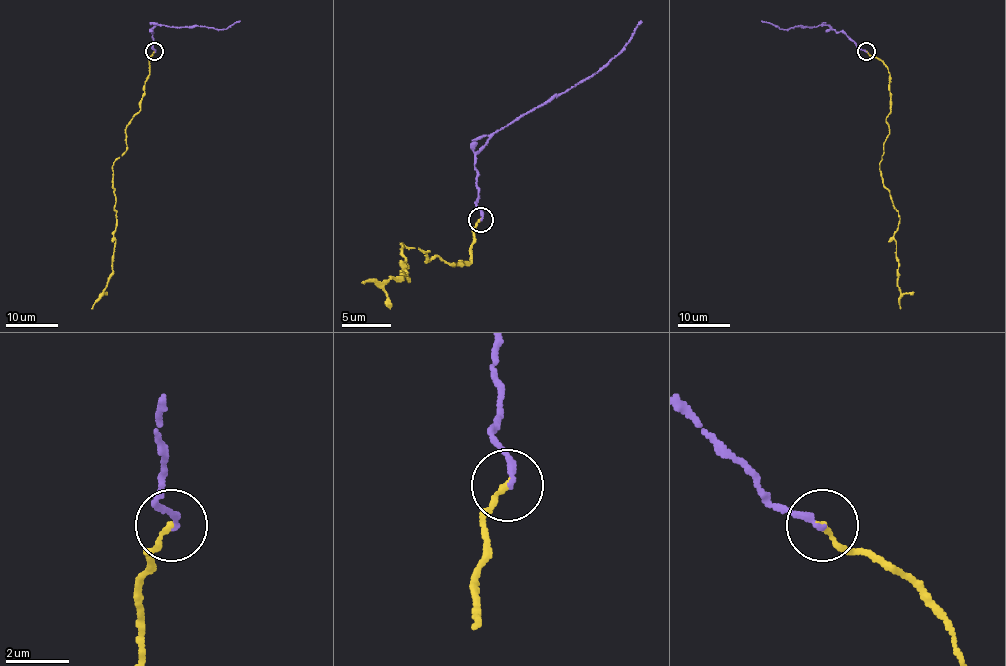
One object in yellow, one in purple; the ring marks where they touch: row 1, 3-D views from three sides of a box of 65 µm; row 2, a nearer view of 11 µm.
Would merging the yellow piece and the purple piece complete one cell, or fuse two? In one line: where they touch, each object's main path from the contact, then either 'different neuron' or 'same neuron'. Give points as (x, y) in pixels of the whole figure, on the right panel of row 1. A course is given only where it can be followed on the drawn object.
place (866, 51); course yellow (867, 51), (889, 73), (889, 129), (880, 165), (883, 185), (898, 213), (900, 223), (893, 237), (900, 309); course purple (867, 51), (859, 48), (842, 31), (835, 31), (826, 25), (780, 29), (762, 21); same neuron

